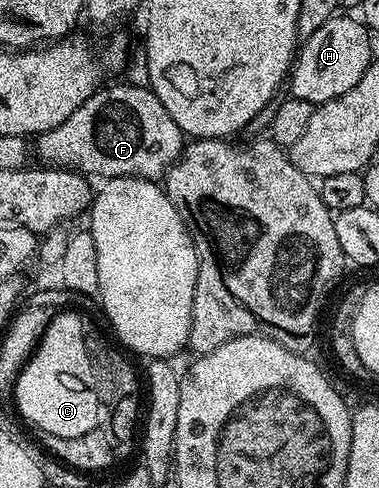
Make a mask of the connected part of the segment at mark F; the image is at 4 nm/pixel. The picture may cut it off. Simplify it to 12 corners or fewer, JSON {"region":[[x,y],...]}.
{"region":[[102,86],[35,155],[160,180],[186,132],[148,87]]}

